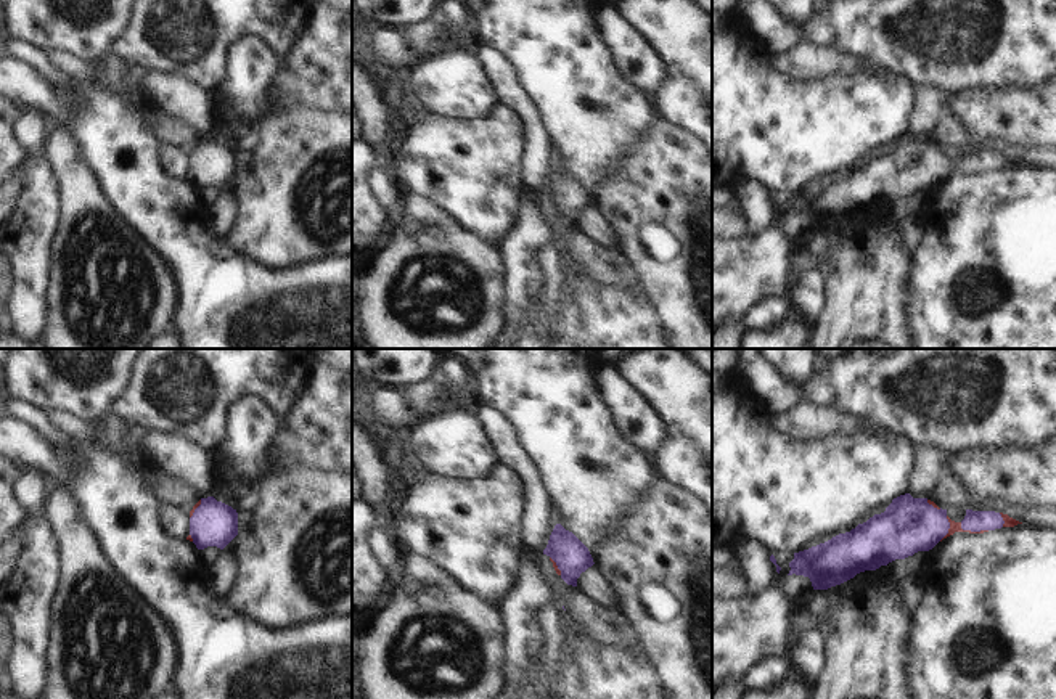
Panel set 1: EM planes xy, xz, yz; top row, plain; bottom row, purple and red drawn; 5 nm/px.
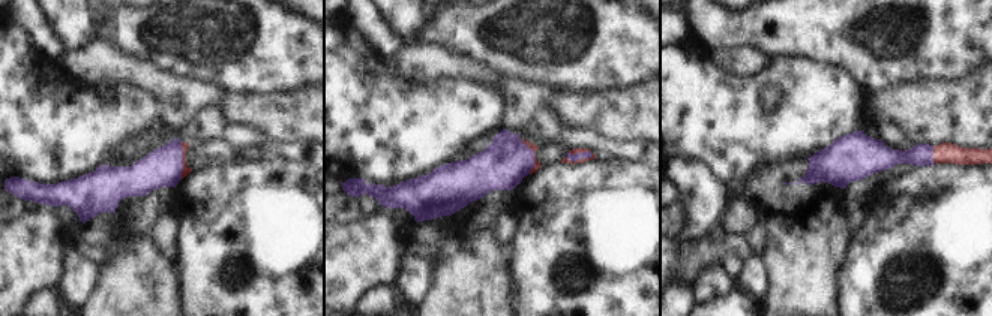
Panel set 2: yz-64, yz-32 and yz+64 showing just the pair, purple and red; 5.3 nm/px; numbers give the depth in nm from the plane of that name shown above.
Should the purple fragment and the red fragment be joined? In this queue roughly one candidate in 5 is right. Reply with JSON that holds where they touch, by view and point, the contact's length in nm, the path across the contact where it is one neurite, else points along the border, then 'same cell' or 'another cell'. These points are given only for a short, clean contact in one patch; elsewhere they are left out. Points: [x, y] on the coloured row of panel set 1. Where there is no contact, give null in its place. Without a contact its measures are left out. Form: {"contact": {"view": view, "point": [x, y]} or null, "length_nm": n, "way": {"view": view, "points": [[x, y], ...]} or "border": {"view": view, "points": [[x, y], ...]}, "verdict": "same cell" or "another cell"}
{"contact": {"view": "yz", "point": [973, 531]}, "length_nm": 150, "verdict": "same cell"}

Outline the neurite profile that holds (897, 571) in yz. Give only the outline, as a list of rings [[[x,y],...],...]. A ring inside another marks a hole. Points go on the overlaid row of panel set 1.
[[[918,551],[905,559],[895,559],[886,566],[886,575],[878,582],[878,591],[889,595],[903,580],[915,578],[926,566],[929,551]]]

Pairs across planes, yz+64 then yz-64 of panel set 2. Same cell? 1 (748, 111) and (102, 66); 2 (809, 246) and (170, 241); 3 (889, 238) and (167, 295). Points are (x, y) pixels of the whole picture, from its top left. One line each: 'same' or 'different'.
1: different
2: different
3: different

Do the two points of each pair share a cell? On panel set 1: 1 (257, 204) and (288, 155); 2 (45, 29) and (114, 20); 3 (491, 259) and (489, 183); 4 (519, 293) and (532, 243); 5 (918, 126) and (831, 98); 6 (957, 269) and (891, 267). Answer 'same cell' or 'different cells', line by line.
1: same cell
2: same cell
3: different cells
4: same cell
5: different cells
6: different cells

